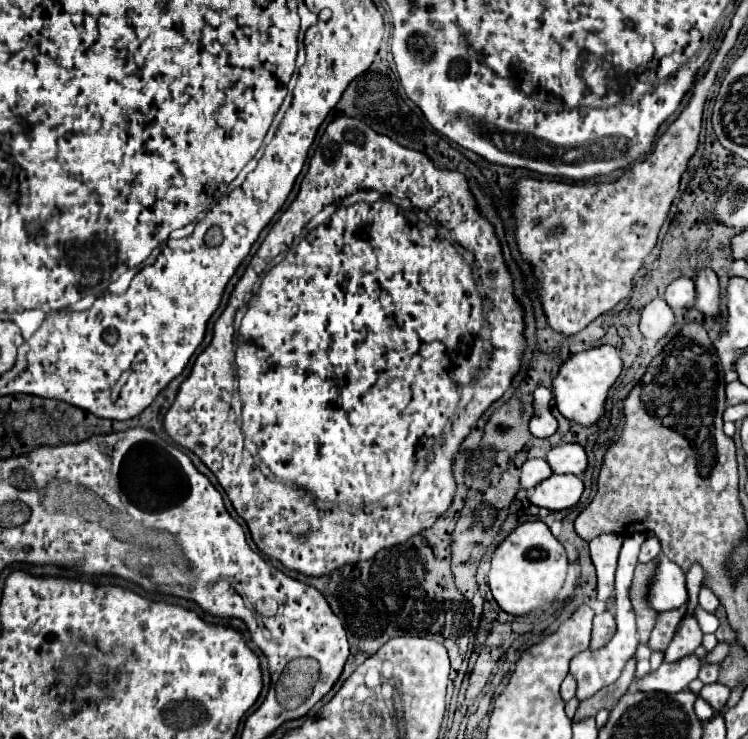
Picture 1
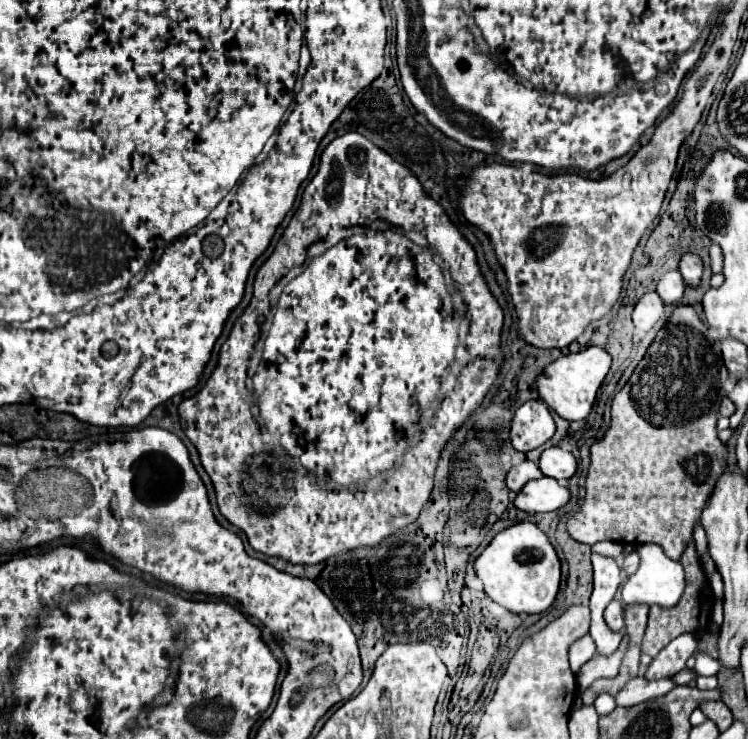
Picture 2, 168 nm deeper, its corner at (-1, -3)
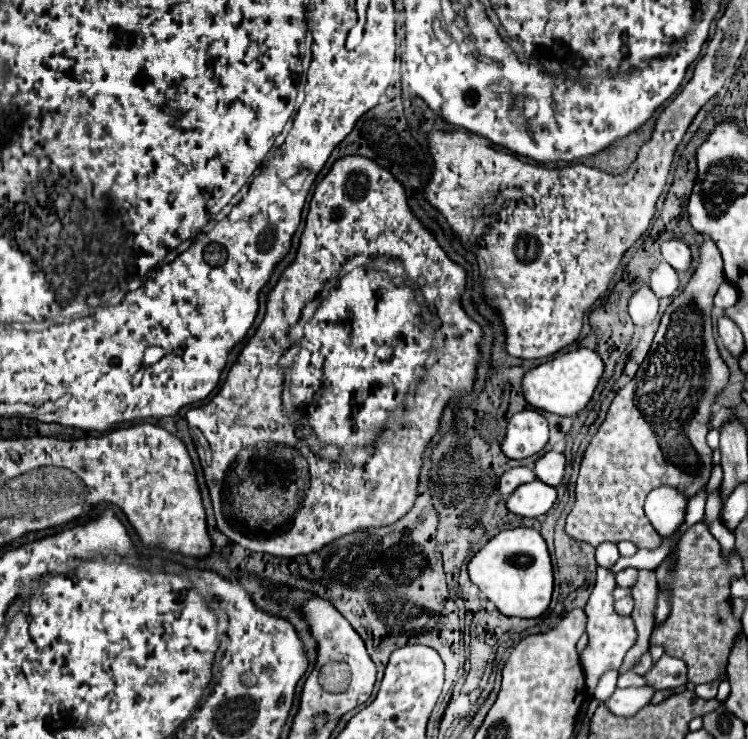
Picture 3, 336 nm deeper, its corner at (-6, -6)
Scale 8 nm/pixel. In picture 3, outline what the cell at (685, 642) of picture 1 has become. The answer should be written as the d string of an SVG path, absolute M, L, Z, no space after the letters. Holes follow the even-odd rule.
M664 654L644 678L650 686L654 686L654 690L678 688L678 686L686 684L686 680L688 680L686 672L688 672L686 662L682 662L680 658L672 658L672 656Z

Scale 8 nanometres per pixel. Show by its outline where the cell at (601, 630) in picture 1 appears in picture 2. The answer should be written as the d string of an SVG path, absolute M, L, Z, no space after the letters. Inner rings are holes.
M613 599L609 603L609 607L605 609L605 621L607 625L613 629L613 631L621 631L625 627L625 621L623 621L623 605L621 601Z

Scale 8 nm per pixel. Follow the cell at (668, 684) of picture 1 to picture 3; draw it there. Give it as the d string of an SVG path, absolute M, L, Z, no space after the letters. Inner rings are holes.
M642 686L642 688L618 688L610 702L606 706L616 714L616 716L634 716L640 712L644 706L650 704L654 696L652 686Z

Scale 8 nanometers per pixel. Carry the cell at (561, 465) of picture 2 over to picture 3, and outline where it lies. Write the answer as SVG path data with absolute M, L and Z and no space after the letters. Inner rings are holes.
M550 450L546 452L538 462L536 462L536 468L534 468L536 476L550 484L550 486L558 486L564 478L564 472L566 472L566 458L562 452L556 452L556 450Z

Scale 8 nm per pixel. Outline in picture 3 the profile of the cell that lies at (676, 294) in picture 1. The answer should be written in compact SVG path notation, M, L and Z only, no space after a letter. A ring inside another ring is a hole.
M668 262L658 264L652 270L652 276L650 276L650 288L654 290L654 294L658 298L672 298L672 296L676 296L678 288L680 288L680 280L678 280L676 270Z

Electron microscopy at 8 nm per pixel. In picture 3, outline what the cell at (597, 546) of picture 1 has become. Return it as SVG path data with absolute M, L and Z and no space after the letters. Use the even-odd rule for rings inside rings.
M598 566L598 578L596 578L596 586L590 594L590 600L586 604L586 616L588 616L588 636L590 642L586 646L586 650L580 654L580 664L584 670L584 678L586 678L586 686L590 690L590 694L596 690L600 678L604 672L608 670L618 670L622 666L622 660L626 656L626 652L634 646L636 642L636 630L634 630L634 622L632 618L622 618L614 612L614 592L616 588L615 574L610 569Z

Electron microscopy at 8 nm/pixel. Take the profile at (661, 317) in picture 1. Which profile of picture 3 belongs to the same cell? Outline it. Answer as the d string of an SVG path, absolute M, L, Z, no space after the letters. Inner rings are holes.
M644 286L630 298L628 312L636 326L648 326L654 322L654 318L658 314L658 306L660 306L660 302L658 302L656 294L648 286Z

